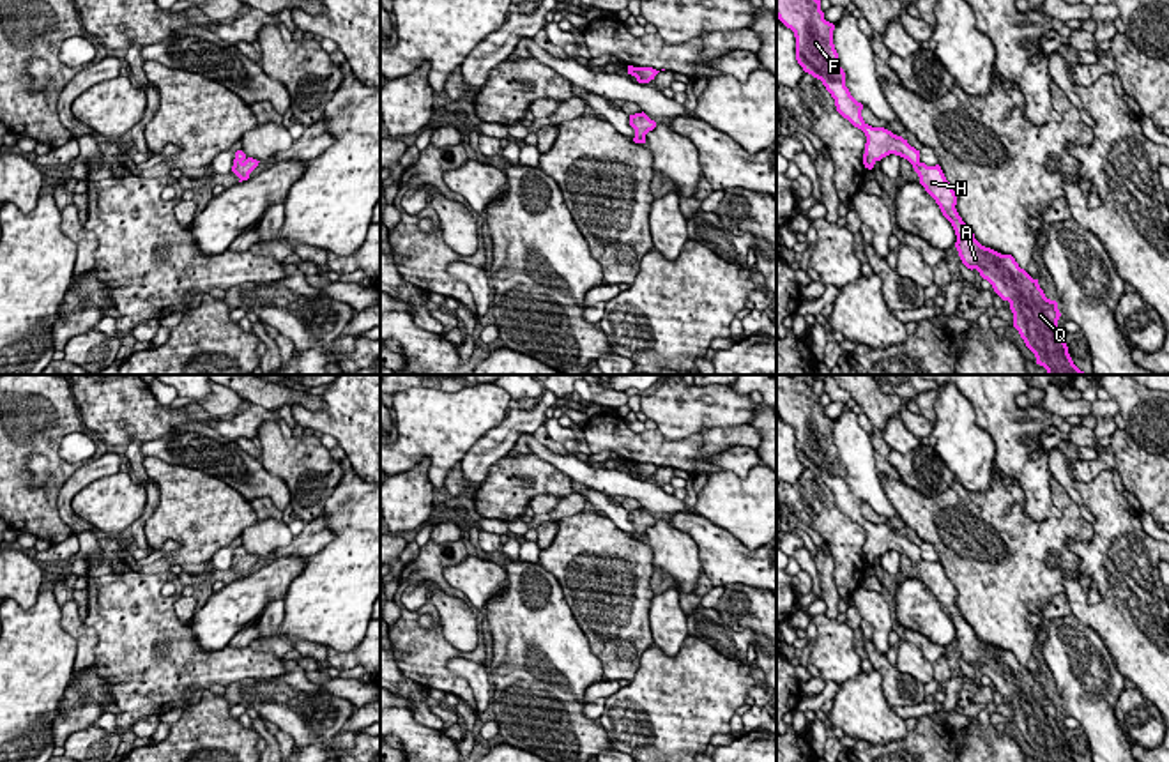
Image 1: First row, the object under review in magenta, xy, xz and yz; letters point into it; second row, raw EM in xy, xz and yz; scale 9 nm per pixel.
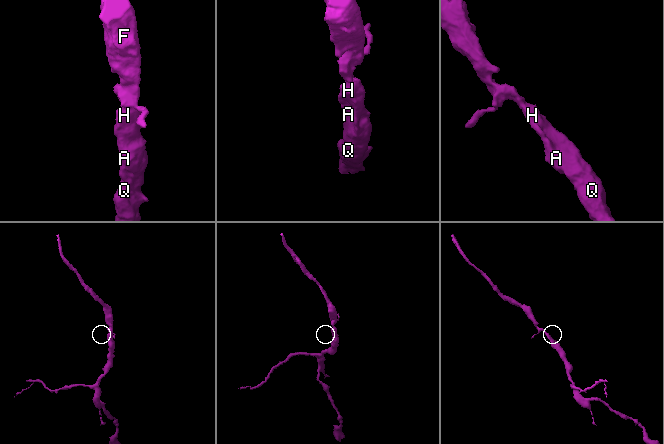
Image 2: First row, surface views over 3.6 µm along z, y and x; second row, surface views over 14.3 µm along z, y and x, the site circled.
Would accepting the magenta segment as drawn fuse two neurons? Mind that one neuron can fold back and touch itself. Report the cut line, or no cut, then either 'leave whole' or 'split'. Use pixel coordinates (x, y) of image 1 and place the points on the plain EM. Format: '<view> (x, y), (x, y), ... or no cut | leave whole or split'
no cut | leave whole

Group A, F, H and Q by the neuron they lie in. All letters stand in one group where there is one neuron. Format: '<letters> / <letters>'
A F H Q

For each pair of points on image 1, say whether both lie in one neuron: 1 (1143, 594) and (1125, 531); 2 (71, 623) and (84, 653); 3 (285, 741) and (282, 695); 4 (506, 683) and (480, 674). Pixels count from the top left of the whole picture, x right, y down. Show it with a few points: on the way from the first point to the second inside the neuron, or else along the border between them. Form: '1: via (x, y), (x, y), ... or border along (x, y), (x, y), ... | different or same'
1: via (1127, 579), (1125, 547) | same
2: via (78, 630), (84, 635), (84, 646) | same
3: border along (280, 729), (296, 743) | different
4: border along (488, 674), (492, 702) | different

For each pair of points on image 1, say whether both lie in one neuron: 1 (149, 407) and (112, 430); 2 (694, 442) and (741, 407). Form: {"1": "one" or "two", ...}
{"1": "one", "2": "two"}

